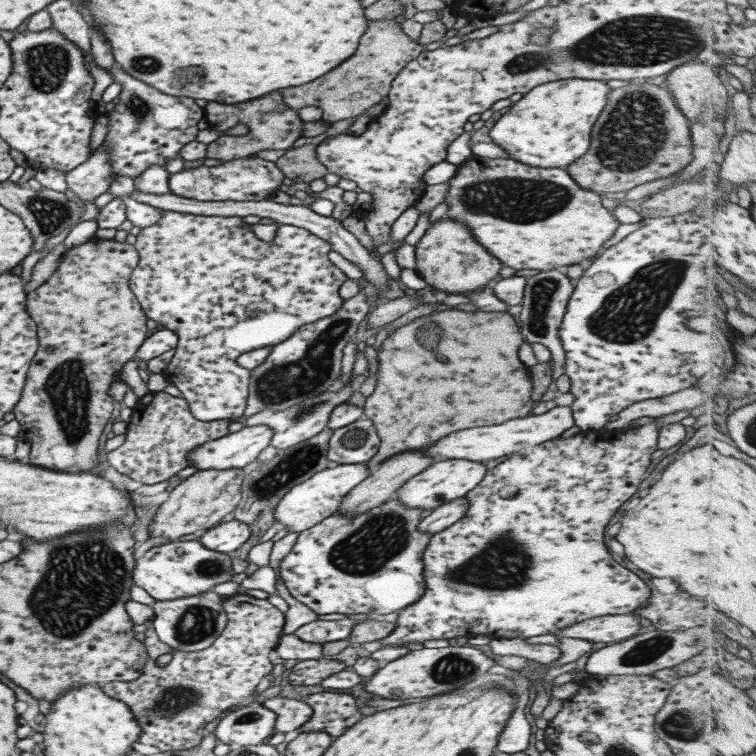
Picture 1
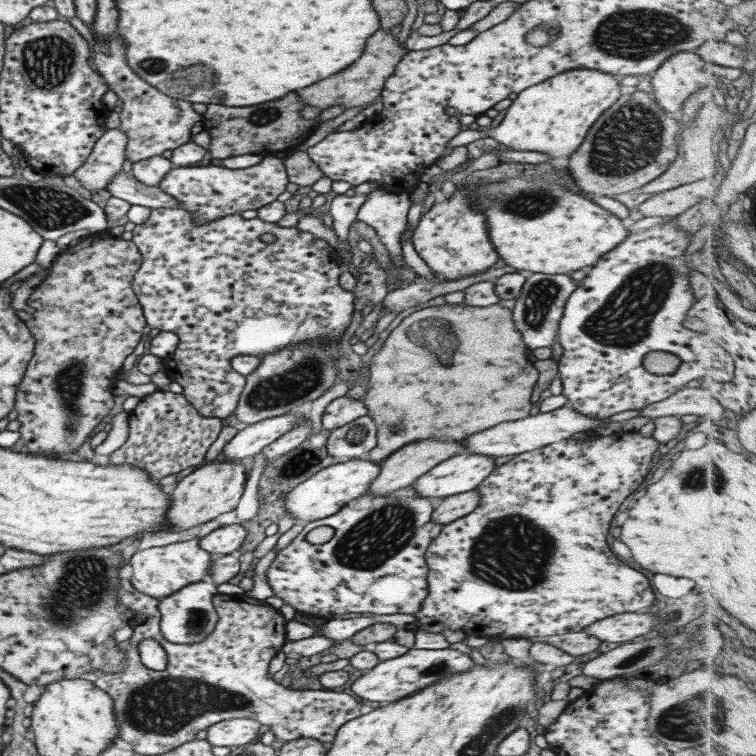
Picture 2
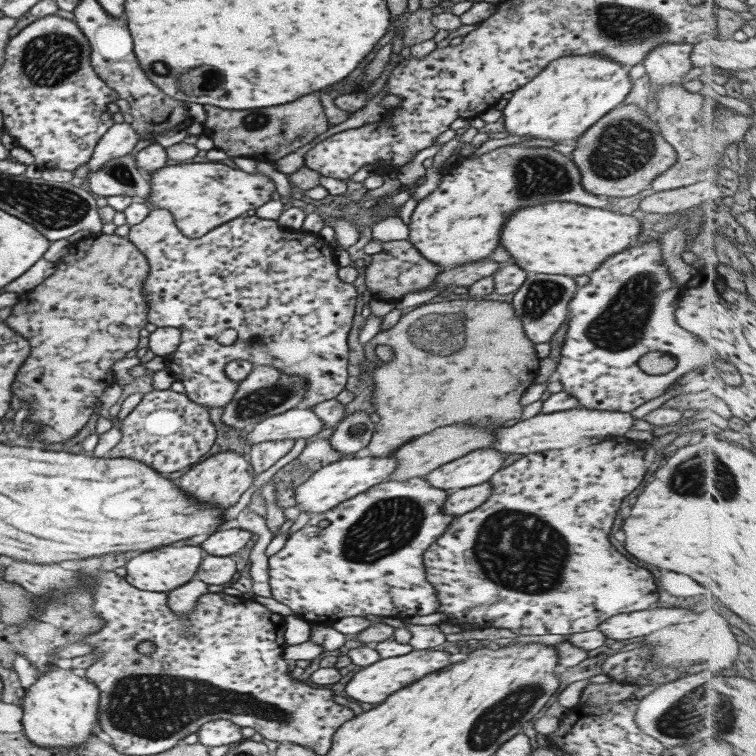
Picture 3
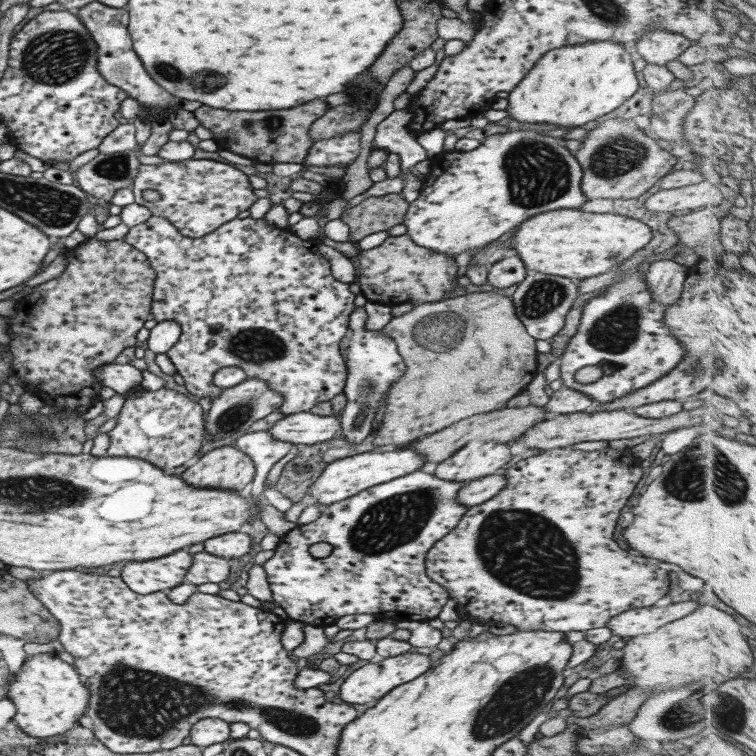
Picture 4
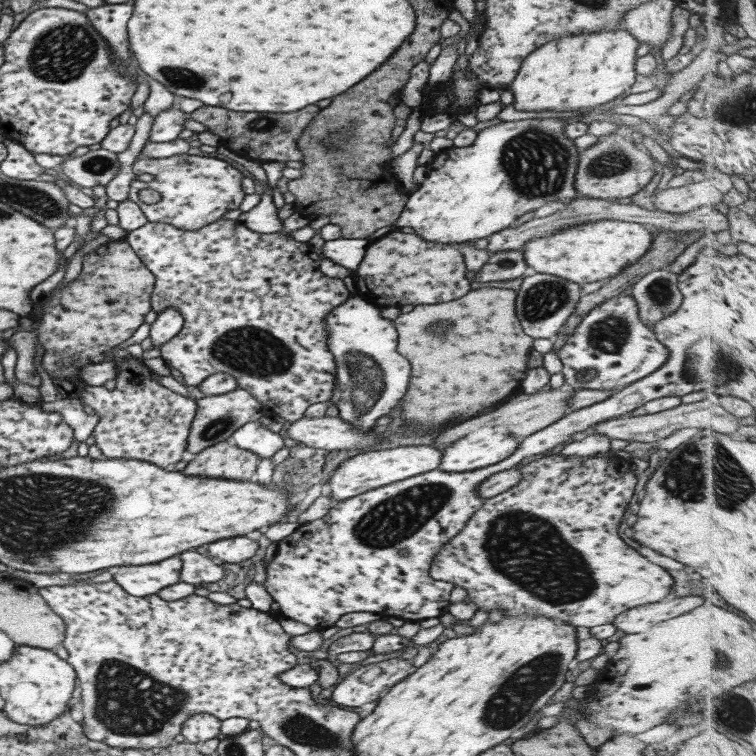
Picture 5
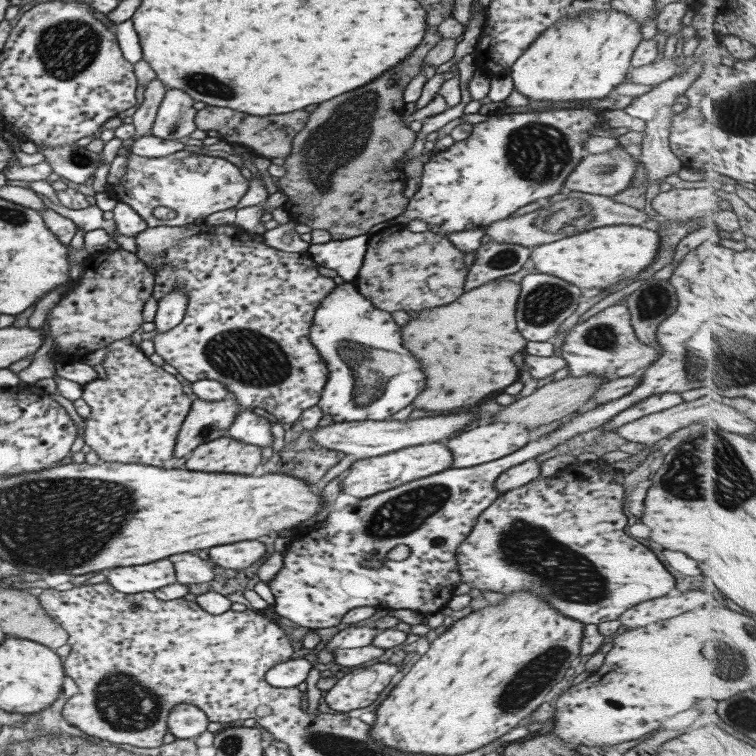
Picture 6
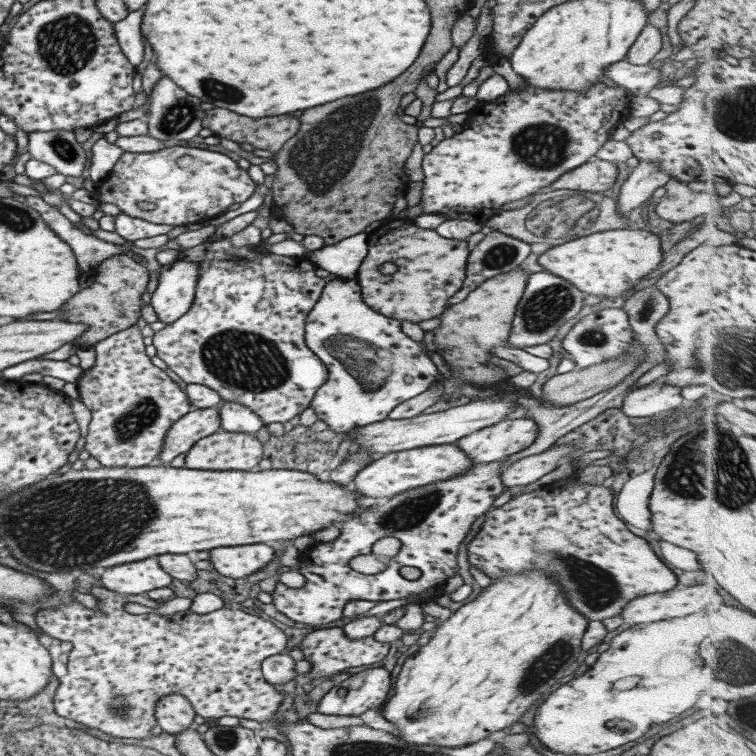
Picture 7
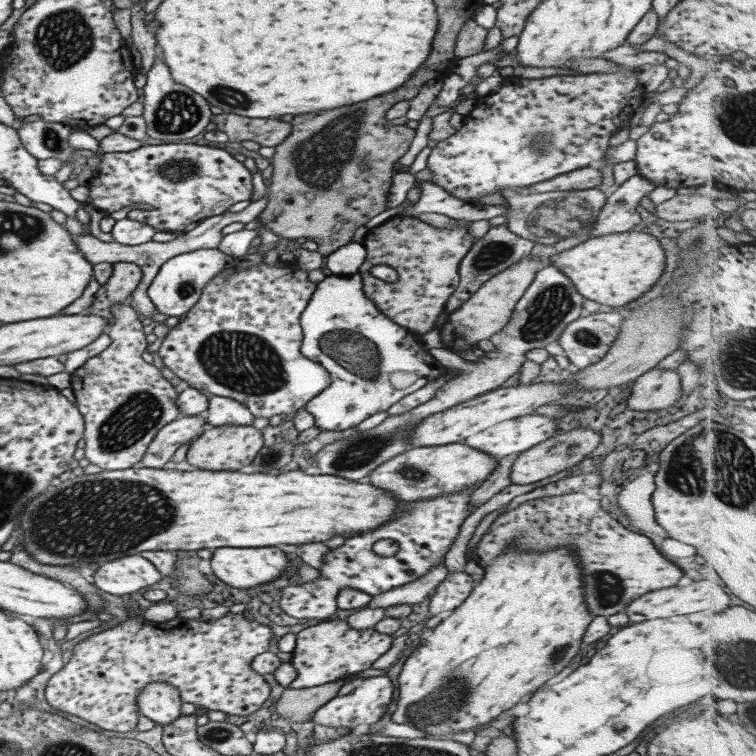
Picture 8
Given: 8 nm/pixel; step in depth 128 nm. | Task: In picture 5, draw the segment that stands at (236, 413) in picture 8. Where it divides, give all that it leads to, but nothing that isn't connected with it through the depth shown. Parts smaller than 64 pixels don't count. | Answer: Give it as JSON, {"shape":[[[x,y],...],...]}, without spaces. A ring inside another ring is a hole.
{"shape":[[[257,420],[245,421],[231,434],[230,443],[241,450],[247,450],[261,458],[271,458],[283,448],[283,440],[278,433],[271,432]]]}

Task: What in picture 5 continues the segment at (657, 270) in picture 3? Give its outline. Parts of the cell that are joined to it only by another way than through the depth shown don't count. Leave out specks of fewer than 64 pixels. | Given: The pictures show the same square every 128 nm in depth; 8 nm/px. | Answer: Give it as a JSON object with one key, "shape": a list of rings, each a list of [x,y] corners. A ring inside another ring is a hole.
{"shape":[[[621,294],[591,308],[557,353],[562,362],[560,373],[564,379],[564,386],[576,391],[619,391],[624,386],[659,370],[665,364],[667,355],[666,347],[655,339],[655,334],[647,323],[641,322],[633,297]],[[587,370],[594,370],[595,378],[591,378],[589,382],[579,382],[577,376],[583,376]]]}

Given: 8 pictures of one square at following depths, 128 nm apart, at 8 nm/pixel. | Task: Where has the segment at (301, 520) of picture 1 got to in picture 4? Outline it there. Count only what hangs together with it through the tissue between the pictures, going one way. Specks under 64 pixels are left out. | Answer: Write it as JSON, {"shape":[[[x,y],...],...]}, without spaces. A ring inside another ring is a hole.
{"shape":[[[407,447],[397,448],[395,451],[370,451],[349,455],[331,461],[308,488],[307,494],[321,506],[330,505],[369,487],[419,471],[422,464],[424,464],[424,456],[409,450]]]}

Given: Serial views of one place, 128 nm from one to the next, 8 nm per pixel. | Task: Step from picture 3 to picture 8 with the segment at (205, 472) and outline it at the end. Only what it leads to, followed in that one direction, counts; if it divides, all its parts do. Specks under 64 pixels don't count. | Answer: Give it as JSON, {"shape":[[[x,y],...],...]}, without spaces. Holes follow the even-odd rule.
{"shape":[[[252,425],[207,427],[202,433],[189,443],[185,459],[187,464],[199,469],[239,471],[241,467],[247,466],[263,447],[262,431],[255,429]]]}

